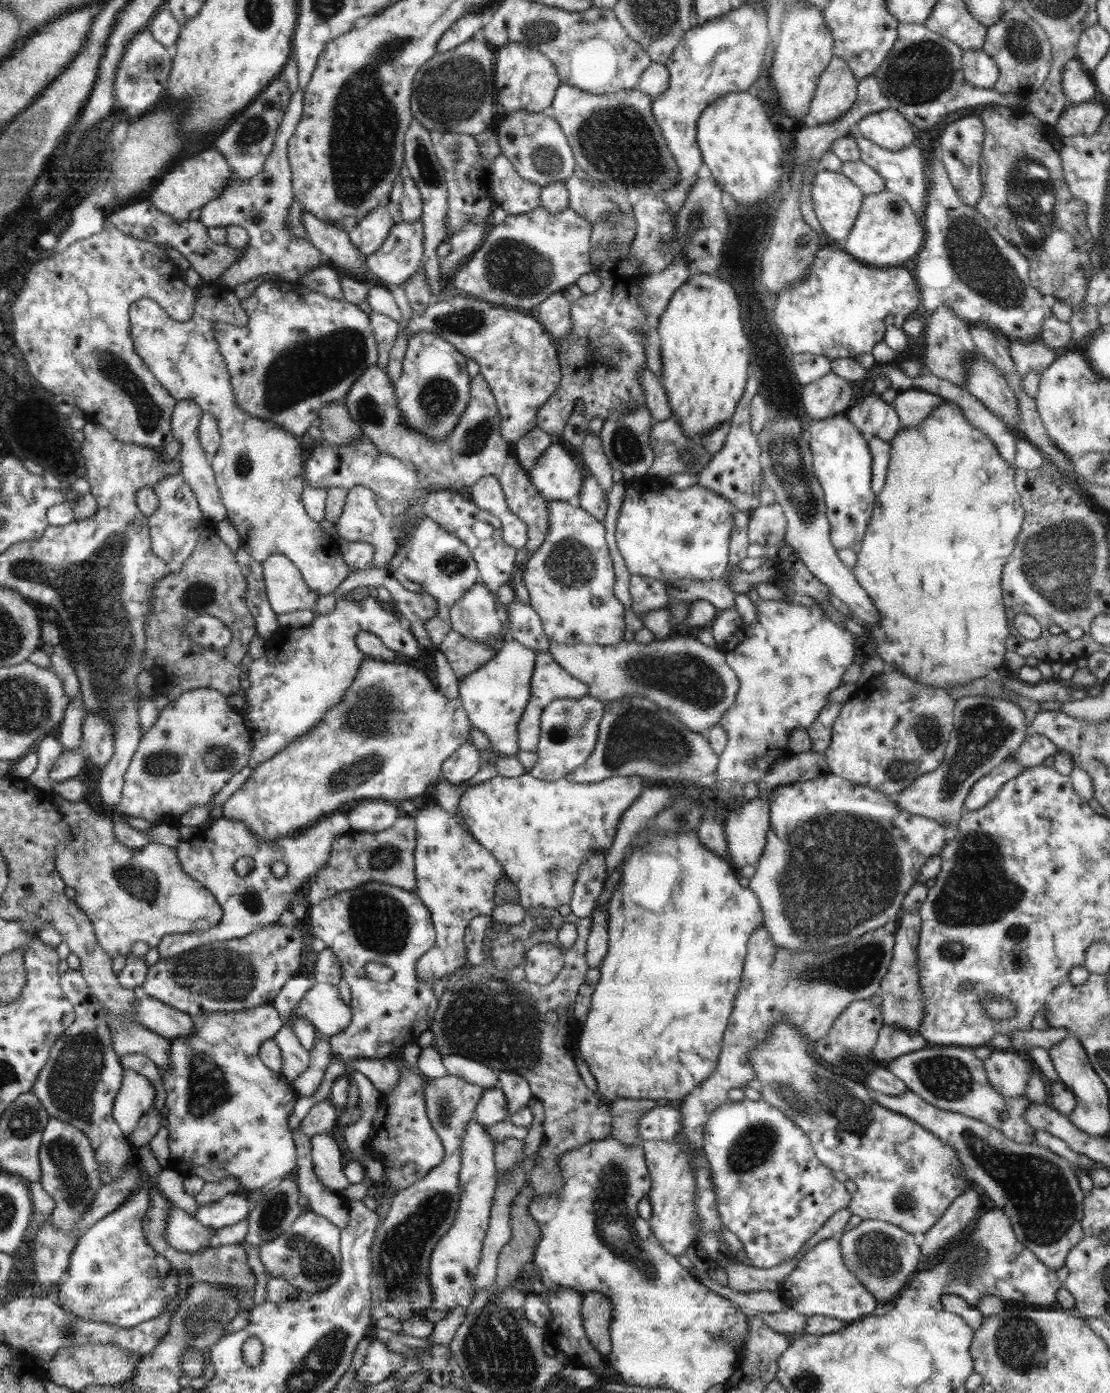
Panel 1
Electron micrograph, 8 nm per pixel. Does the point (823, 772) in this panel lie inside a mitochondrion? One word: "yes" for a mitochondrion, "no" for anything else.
no

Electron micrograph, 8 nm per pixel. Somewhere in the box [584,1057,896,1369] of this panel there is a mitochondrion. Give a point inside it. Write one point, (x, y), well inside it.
(613, 1227)

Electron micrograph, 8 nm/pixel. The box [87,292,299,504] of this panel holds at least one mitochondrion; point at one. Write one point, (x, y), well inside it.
(148, 413)

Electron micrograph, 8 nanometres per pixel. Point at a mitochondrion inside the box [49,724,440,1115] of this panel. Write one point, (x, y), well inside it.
(380, 923)

